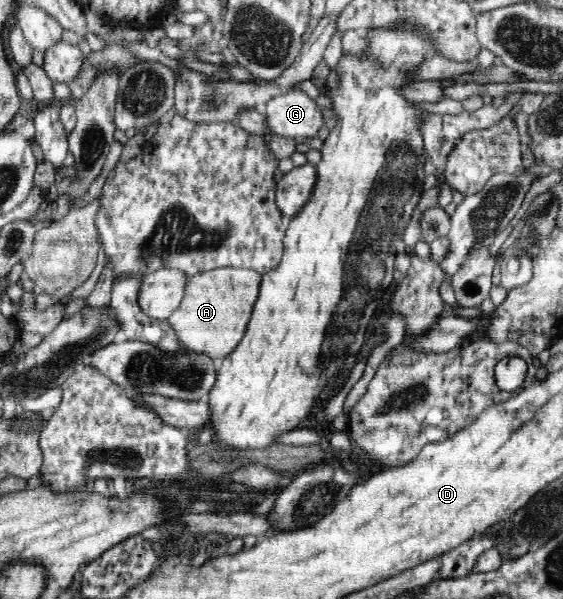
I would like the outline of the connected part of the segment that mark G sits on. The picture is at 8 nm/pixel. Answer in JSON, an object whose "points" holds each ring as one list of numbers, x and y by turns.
{"points":[[301,90,273,97,262,109,271,134,282,137,315,137,328,116]]}

